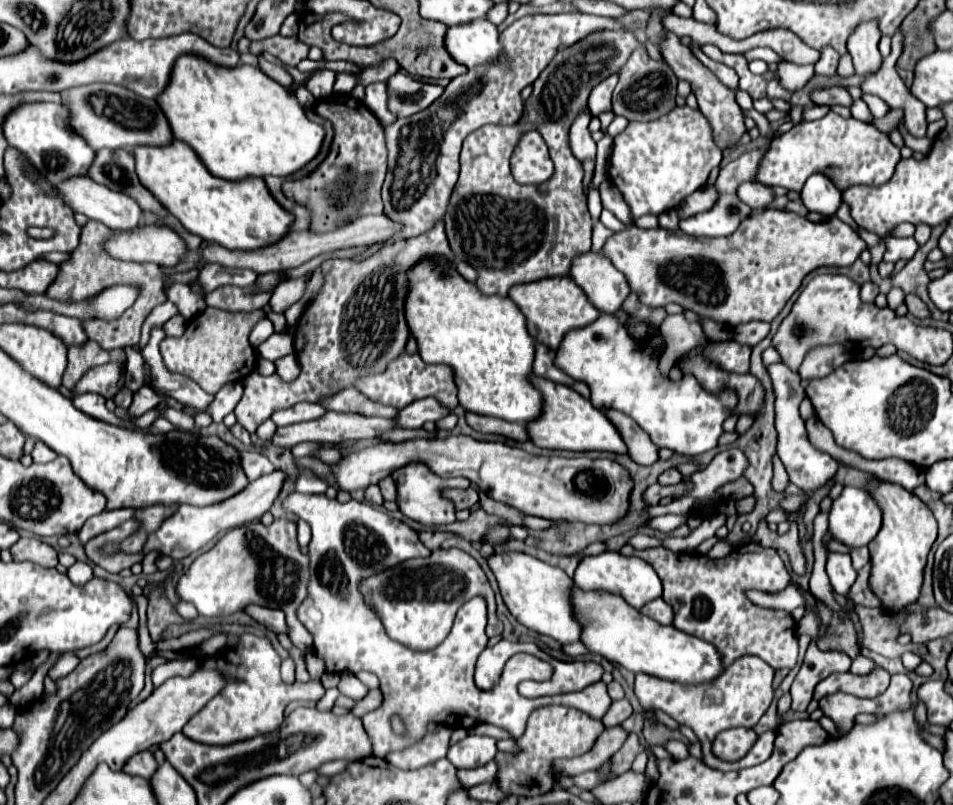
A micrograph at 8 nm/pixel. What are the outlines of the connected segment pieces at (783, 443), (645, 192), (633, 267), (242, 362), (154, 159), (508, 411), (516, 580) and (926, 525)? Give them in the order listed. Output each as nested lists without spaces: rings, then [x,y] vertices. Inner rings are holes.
[[[776,363],[768,367],[772,383],[774,383],[774,391],[776,391],[776,431],[778,431],[778,457],[782,459],[790,483],[794,483],[796,487],[800,487],[804,493],[814,491],[818,487],[822,487],[828,479],[834,477],[838,463],[824,451],[818,451],[806,435],[806,427],[804,421],[800,419],[798,413],[798,405],[804,399],[804,389],[800,385],[800,375],[796,371],[790,371],[784,363]]]
[[[676,107],[656,121],[630,123],[616,139],[610,157],[610,179],[626,199],[632,217],[660,215],[676,209],[690,193],[706,185],[714,167],[722,161],[722,151],[712,143],[712,131],[700,109]]]
[[[766,207],[764,211],[746,217],[732,235],[714,239],[692,237],[682,233],[680,229],[640,229],[636,225],[630,225],[624,231],[608,237],[602,255],[608,255],[614,267],[624,273],[630,289],[642,297],[644,305],[664,307],[668,303],[678,303],[680,307],[690,309],[700,317],[708,317],[728,327],[738,327],[740,323],[750,321],[772,321],[810,271],[818,267],[852,265],[864,249],[866,243],[838,217],[832,217],[824,223],[810,223],[802,215]]]
[[[208,307],[200,317],[188,323],[182,337],[166,337],[160,343],[160,353],[166,367],[172,373],[180,373],[202,385],[204,391],[216,393],[222,385],[244,379],[256,369],[256,351],[248,343],[252,327],[264,319],[262,309],[250,313],[230,313],[216,307]]]
[[[178,139],[164,147],[134,147],[132,153],[142,185],[154,193],[170,215],[204,241],[218,243],[226,249],[258,249],[288,233],[294,217],[274,201],[262,177],[246,177],[240,181],[214,177],[196,153]]]
[[[440,255],[420,259],[408,273],[406,293],[406,323],[410,335],[418,343],[418,353],[426,363],[444,363],[454,371],[454,383],[458,387],[460,405],[466,411],[480,415],[500,417],[512,423],[524,423],[538,417],[542,411],[542,395],[532,387],[528,375],[532,373],[534,361],[534,339],[526,333],[526,319],[510,297],[484,295],[476,283],[466,281],[458,271],[456,263]]]
[[[504,551],[488,555],[488,567],[494,573],[500,595],[508,611],[528,629],[550,635],[558,643],[572,643],[580,641],[580,623],[574,619],[572,603],[570,603],[570,589],[574,587],[572,579],[558,567],[552,567],[532,555],[520,551]]]
[[[872,479],[868,481],[866,491],[872,495],[872,499],[882,511],[882,529],[868,543],[872,559],[870,585],[874,593],[882,599],[882,607],[888,613],[898,615],[920,595],[926,557],[932,543],[936,541],[936,519],[926,503],[922,503],[912,491],[906,491],[900,485]]]

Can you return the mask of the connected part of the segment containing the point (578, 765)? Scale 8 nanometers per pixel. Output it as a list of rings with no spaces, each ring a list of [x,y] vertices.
[[[610,727],[600,735],[600,739],[594,743],[594,747],[588,753],[576,759],[564,759],[564,761],[558,759],[554,769],[558,769],[558,775],[578,775],[584,771],[598,769],[622,747],[626,737],[628,737],[628,731],[624,731],[622,727]]]

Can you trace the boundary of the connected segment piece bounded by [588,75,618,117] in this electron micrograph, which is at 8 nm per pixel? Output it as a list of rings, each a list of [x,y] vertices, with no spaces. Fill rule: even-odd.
[[[612,75],[610,79],[606,79],[598,87],[594,87],[594,91],[590,93],[590,99],[588,99],[592,115],[598,117],[604,111],[612,111],[610,99],[612,99],[612,91],[614,91],[616,83],[618,83],[618,75]]]

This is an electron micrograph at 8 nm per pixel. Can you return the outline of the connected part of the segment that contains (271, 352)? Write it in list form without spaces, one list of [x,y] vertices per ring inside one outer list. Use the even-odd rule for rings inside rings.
[[[274,333],[268,341],[264,341],[258,349],[258,355],[268,359],[268,361],[276,361],[284,355],[290,355],[294,353],[294,343],[292,343],[292,337],[290,335],[284,335],[284,333]]]

